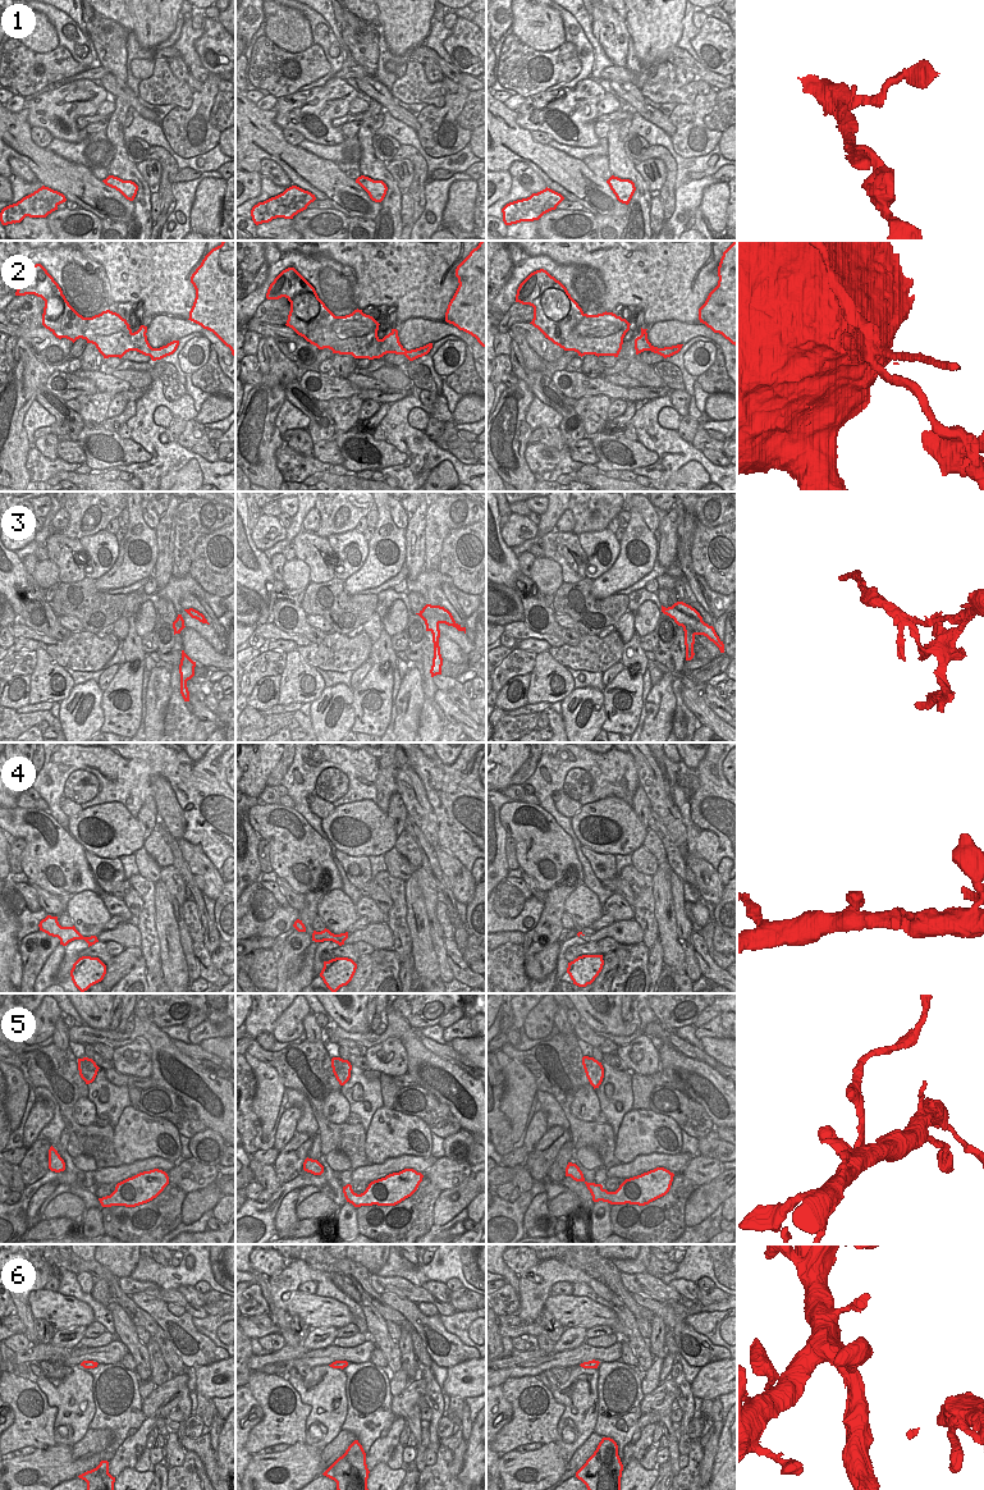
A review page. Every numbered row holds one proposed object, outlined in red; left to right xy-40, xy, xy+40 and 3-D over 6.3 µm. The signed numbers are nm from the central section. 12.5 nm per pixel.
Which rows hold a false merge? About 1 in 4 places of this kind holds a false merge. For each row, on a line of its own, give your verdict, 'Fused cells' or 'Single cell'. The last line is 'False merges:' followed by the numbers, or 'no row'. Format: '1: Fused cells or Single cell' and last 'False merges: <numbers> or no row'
1: Single cell
2: Fused cells
3: Fused cells
4: Single cell
5: Fused cells
6: Single cell
False merges: 2, 3, 5.

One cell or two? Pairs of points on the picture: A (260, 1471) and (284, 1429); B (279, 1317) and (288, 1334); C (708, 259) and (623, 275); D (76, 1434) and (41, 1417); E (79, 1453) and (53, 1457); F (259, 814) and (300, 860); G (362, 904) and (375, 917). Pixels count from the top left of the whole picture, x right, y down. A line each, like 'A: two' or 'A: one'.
A: two
B: one
C: one
D: two
E: two
F: one
G: one

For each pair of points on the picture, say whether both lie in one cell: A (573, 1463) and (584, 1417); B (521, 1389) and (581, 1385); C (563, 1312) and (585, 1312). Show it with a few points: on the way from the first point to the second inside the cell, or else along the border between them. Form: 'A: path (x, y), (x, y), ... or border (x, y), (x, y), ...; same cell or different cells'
A: border (593, 1431), (567, 1462); different cells
B: border (535, 1376), (563, 1406), (562, 1415); different cells
C: path (568, 1310), (580, 1312); same cell

